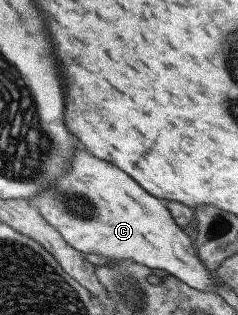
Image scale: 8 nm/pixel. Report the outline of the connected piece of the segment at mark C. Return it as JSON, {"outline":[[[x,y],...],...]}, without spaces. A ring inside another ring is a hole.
{"outline":[[[76,152],[72,164],[74,166],[70,168],[70,174],[62,178],[56,188],[46,190],[32,200],[42,218],[62,235],[62,239],[69,246],[82,254],[129,261],[150,270],[163,270],[189,288],[204,292],[214,291],[216,284],[221,281],[216,274],[210,274],[206,270],[206,266],[197,256],[197,251],[192,248],[188,236],[174,222],[162,199],[150,196],[143,188],[138,188],[138,184],[134,184],[134,180],[130,180],[122,170],[106,164],[104,160],[88,156],[86,152]]]}

